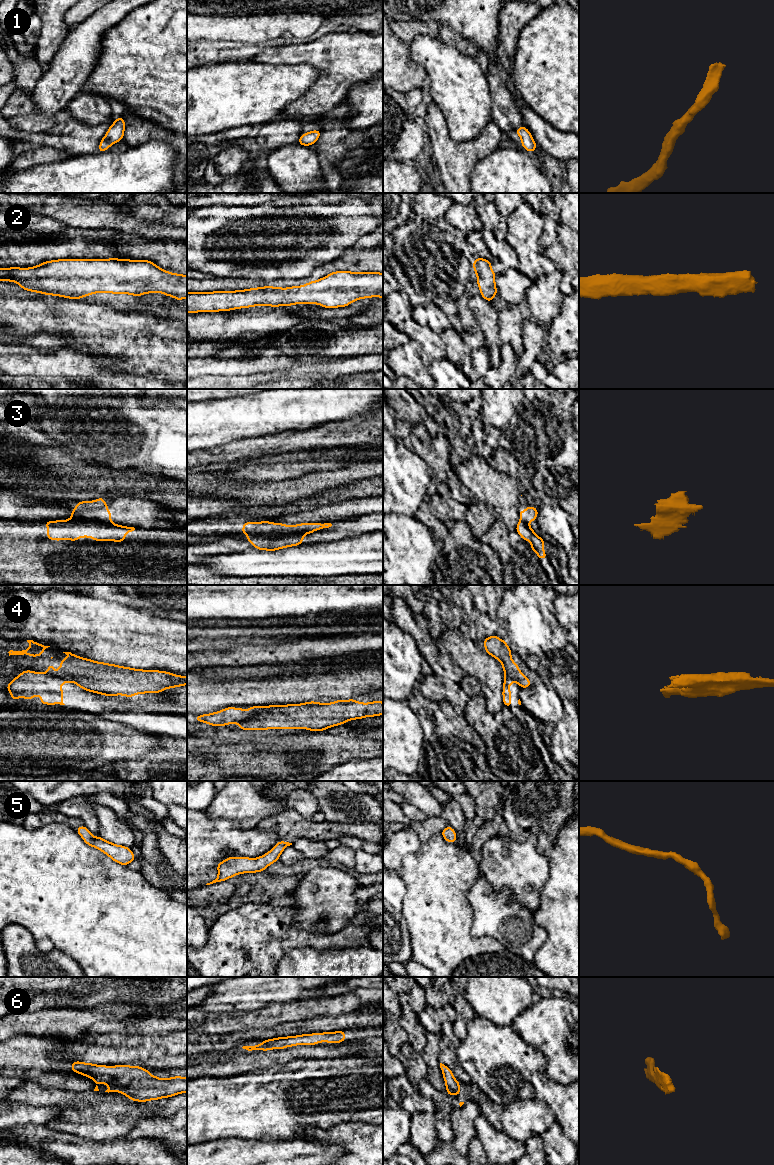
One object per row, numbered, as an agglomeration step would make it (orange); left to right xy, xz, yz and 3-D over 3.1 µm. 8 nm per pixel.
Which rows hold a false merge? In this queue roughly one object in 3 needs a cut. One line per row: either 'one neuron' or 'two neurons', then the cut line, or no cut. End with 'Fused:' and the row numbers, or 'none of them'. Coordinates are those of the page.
1: one neuron; cut none
2: one neuron; cut none
3: two neurons; cut xz (311, 531), (252, 536)
4: two neurons; cut xz (267, 706), (262, 712), (241, 722)
5: one neuron; cut none
6: one neuron; cut none
Fused: 3, 4

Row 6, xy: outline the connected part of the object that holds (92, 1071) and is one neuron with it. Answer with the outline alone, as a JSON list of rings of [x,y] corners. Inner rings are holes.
[[[79,1061],[72,1062],[71,1072],[77,1072],[83,1076],[88,1076],[97,1084],[106,1083],[109,1087],[105,1092],[120,1092],[130,1100],[147,1102],[168,1098],[180,1093],[187,1093],[187,1077],[170,1077],[161,1079],[149,1074],[148,1069],[140,1066],[114,1065],[110,1068],[107,1065],[96,1065]]]

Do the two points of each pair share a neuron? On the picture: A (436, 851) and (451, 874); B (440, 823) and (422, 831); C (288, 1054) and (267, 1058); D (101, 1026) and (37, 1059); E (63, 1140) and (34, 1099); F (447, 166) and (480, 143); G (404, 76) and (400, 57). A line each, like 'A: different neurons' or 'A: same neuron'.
A: same neuron
B: same neuron
C: same neuron
D: different neurons
E: different neurons
F: same neuron
G: same neuron

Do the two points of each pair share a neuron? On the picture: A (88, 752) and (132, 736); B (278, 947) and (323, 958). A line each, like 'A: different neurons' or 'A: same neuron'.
A: same neuron
B: different neurons

